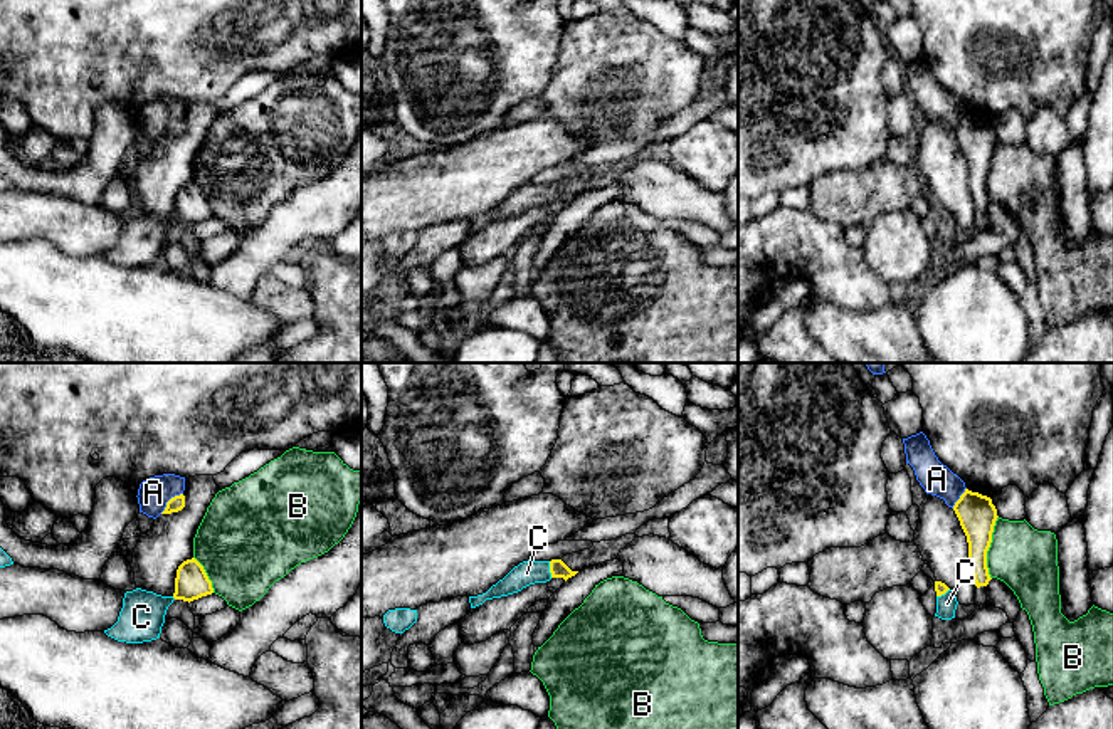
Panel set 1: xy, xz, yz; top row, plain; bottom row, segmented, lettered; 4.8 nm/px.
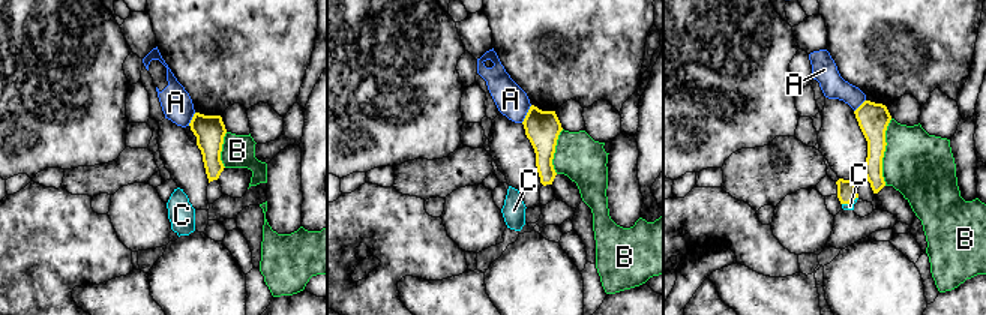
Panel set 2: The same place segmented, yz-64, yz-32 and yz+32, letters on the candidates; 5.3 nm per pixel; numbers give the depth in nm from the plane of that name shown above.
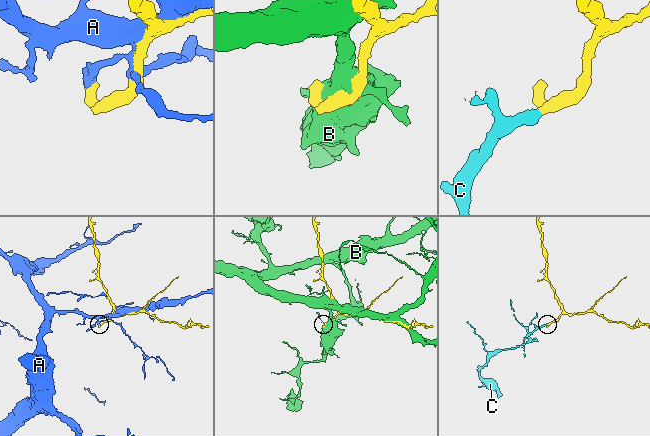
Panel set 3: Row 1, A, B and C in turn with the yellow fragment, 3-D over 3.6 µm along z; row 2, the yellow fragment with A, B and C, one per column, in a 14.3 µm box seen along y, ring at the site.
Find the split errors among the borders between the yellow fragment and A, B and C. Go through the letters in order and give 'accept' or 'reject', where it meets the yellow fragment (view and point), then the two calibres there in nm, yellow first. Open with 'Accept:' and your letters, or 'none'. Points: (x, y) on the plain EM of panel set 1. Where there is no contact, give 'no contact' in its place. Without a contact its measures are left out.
Accept: C
A: reject; contact xy (168, 125); calibres 70 and 150 nm
B: reject; contact yz (989, 170); calibres 180 and 300 nm
C: accept; contact xz (550, 194); calibres 80 and 120 nm

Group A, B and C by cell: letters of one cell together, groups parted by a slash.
A / B / C

